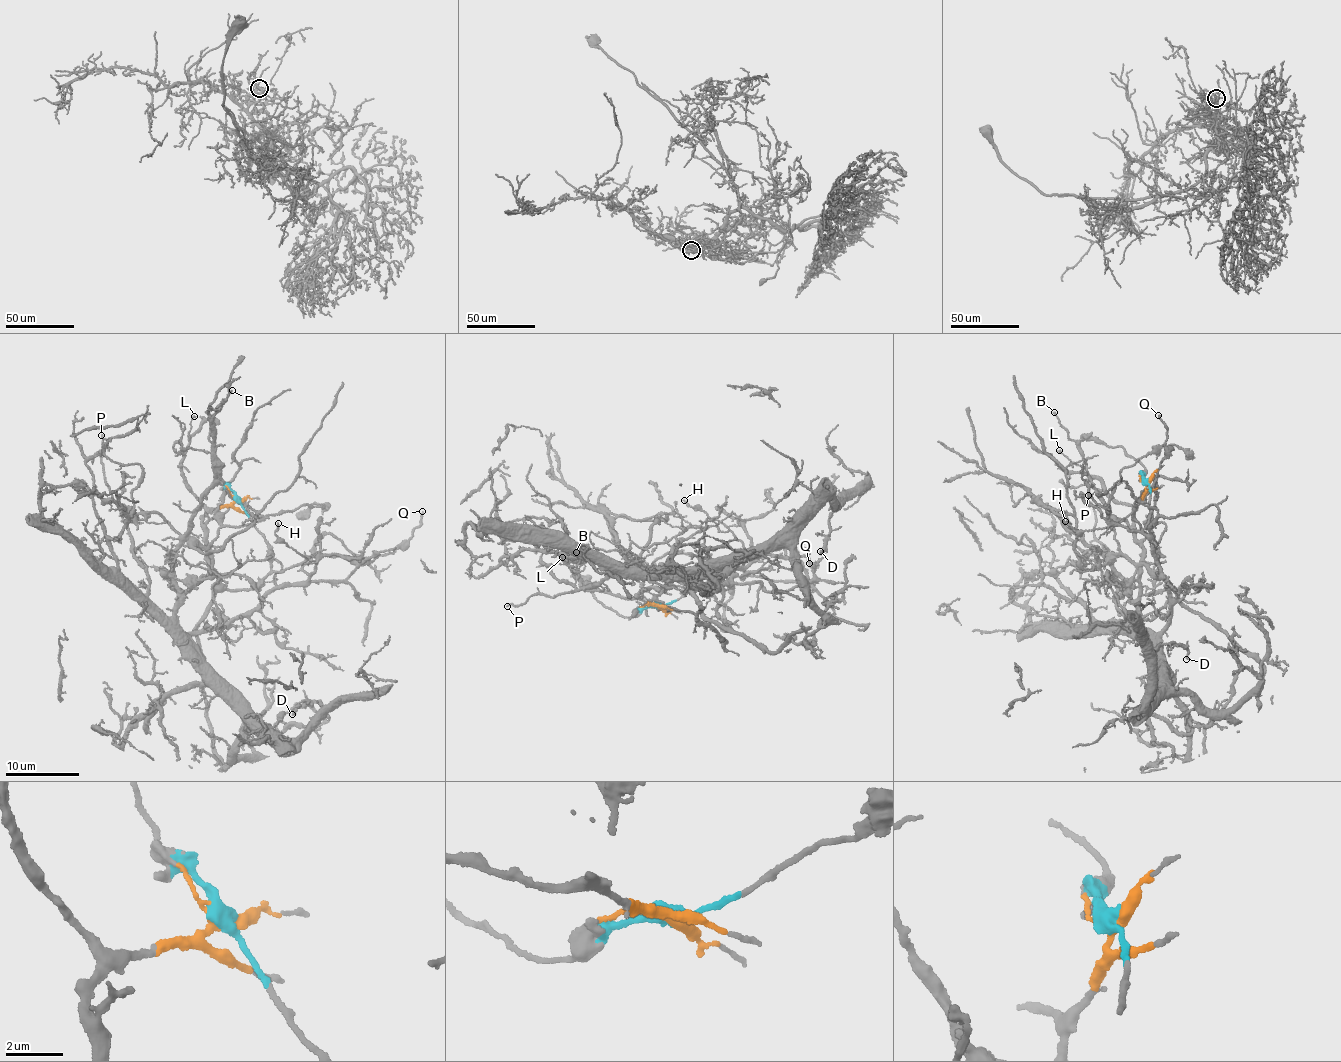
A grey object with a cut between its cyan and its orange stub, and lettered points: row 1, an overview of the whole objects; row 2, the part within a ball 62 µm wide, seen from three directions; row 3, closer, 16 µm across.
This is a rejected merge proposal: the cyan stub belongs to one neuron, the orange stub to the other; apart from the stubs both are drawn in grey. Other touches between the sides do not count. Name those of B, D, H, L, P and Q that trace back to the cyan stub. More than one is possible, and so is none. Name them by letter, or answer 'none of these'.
H, Q

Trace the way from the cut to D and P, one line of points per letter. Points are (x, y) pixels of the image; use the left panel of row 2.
D: (236, 501), (205, 517), (208, 575), (182, 597), (176, 631), (215, 694), (292, 739), (320, 702), (292, 715)
P: (236, 501), (205, 517), (208, 575), (164, 615), (105, 479), (101, 435)

